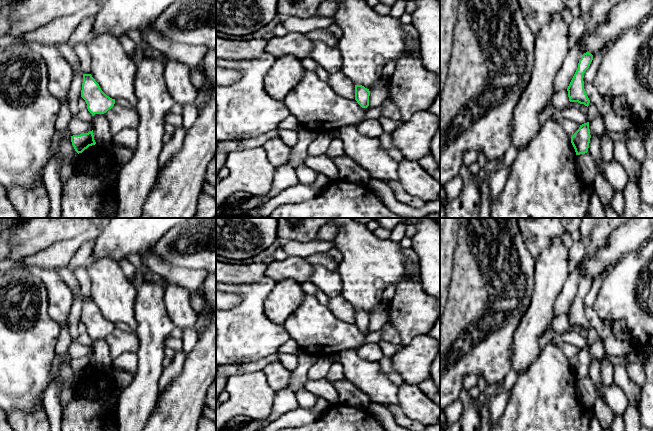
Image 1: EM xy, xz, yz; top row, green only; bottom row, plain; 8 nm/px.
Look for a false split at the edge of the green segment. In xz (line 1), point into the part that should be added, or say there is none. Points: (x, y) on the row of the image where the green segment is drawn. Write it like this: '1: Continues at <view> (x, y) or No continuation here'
1: No continuation here

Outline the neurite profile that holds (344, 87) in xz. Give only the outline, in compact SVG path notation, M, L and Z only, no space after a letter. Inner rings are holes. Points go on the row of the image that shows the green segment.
M342 72L331 74L327 83L339 96L355 99L355 84Z

